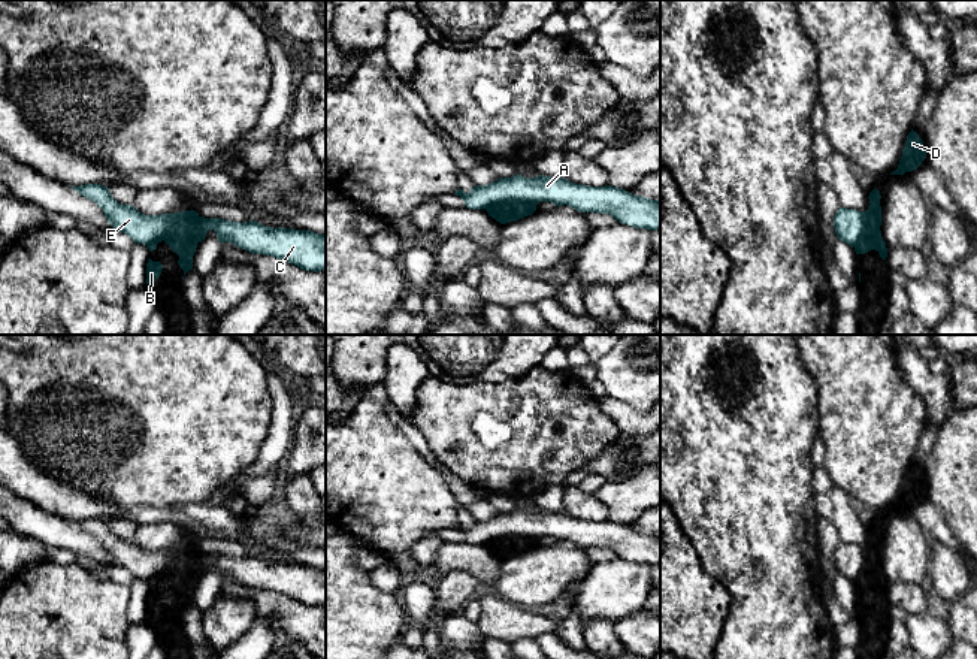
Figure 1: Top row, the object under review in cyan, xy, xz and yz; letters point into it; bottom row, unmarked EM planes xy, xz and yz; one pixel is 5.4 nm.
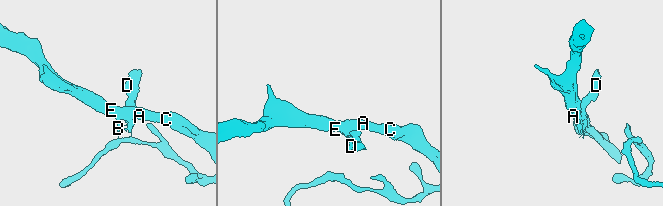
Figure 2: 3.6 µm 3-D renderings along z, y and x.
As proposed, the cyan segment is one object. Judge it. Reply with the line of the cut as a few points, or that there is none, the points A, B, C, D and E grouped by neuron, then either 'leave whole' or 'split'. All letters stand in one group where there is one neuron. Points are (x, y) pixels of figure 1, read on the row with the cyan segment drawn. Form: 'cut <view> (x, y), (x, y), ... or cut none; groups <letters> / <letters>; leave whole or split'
cut xz (535, 203), (498, 202), (486, 209); groups A C E / B D; split

